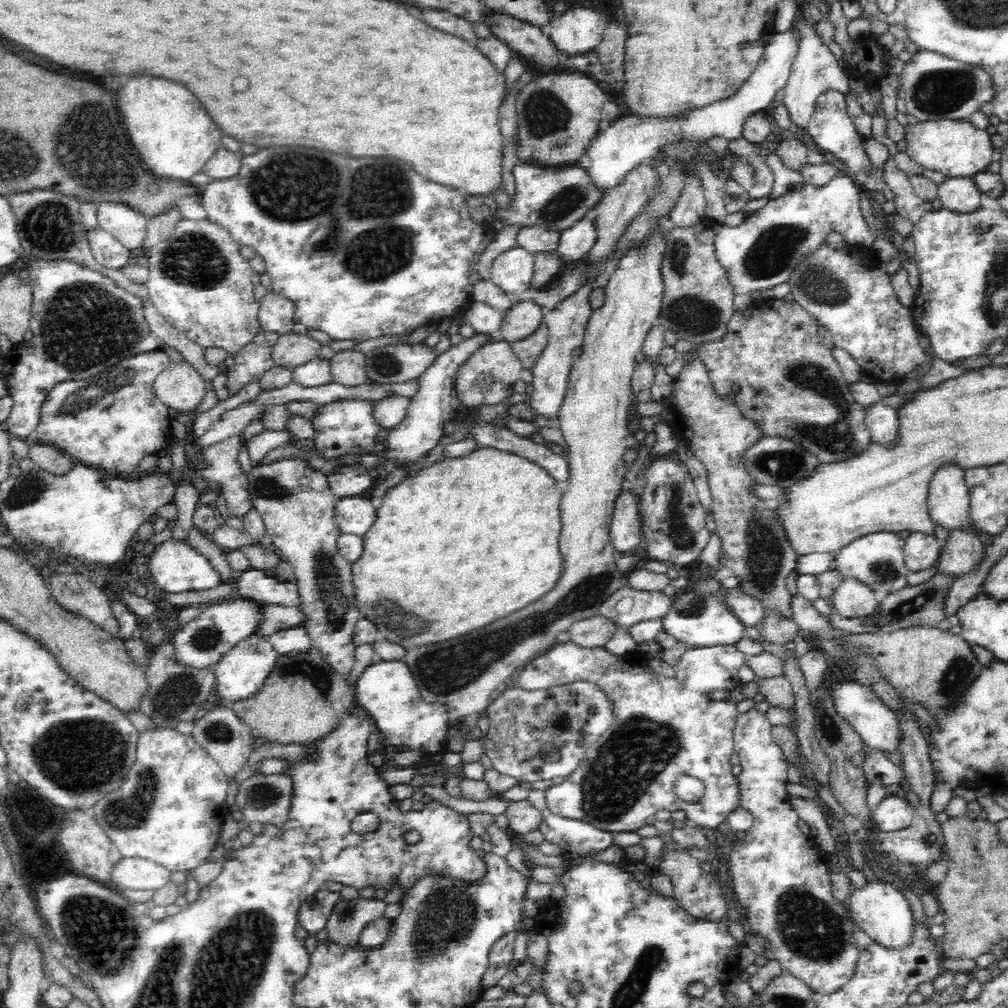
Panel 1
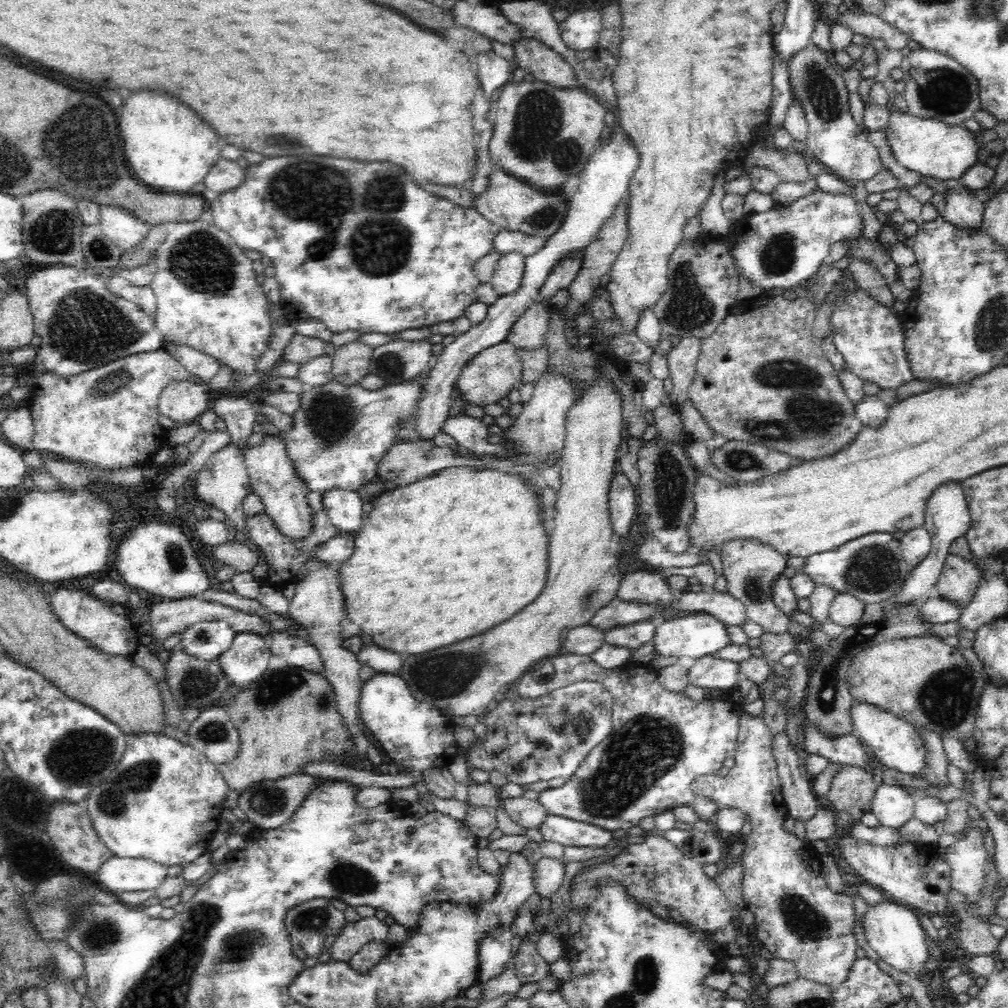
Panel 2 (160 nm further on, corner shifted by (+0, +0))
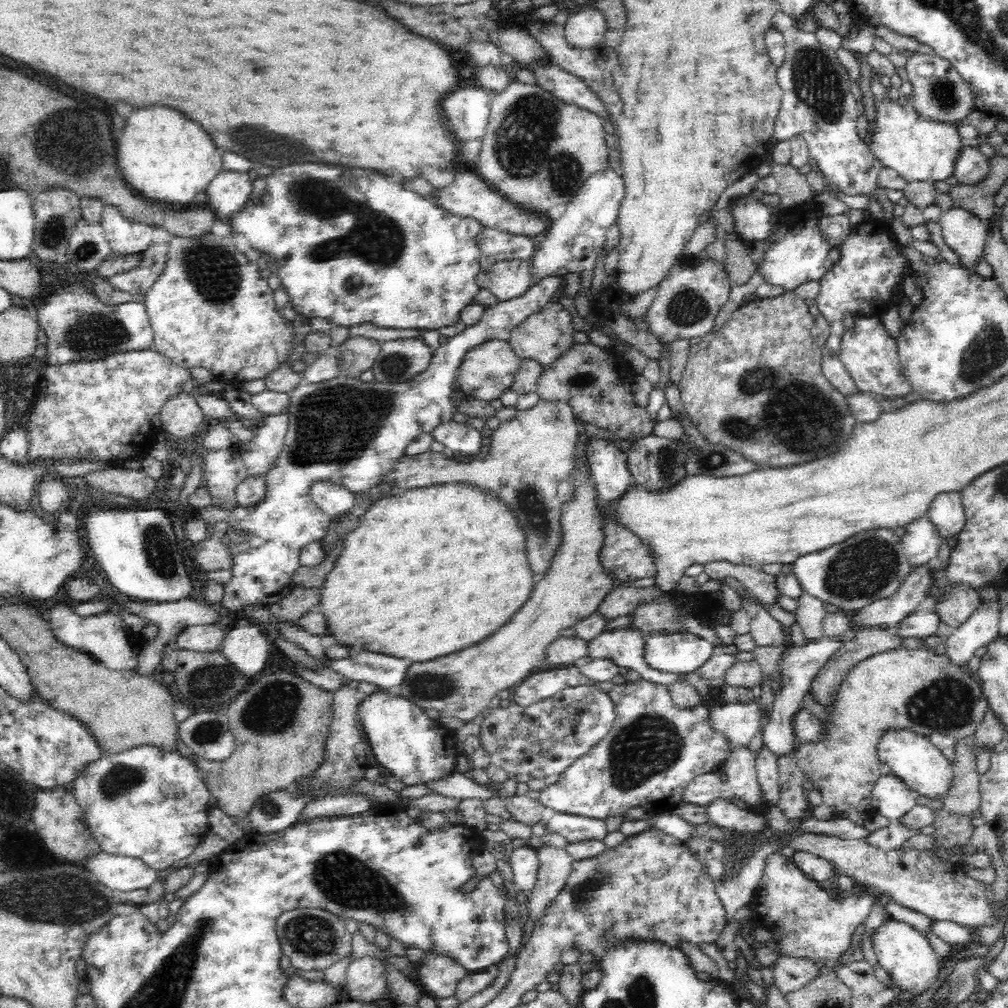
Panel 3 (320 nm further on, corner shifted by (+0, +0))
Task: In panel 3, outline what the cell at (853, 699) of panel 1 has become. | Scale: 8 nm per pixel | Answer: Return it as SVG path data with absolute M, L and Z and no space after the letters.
M886 730L878 738L878 757L911 790L930 800L943 801L954 778L954 766L926 735L913 730Z

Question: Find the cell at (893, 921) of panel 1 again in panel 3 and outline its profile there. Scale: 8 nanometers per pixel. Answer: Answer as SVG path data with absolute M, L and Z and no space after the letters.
M888 918L880 928L874 931L872 939L878 964L892 977L895 986L902 992L922 994L932 988L944 961L930 947L926 936L908 923L900 922L896 918Z

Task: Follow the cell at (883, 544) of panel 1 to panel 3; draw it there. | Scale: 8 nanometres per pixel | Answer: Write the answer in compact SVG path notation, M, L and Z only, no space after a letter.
M892 529L865 530L847 538L845 542L835 544L836 546L798 558L792 563L792 573L798 579L804 593L811 594L826 605L834 604L838 608L853 612L868 606L875 600L892 596L913 569L906 562L904 563L904 558L900 560L895 554L898 550L904 551L900 540L901 537L897 536Z

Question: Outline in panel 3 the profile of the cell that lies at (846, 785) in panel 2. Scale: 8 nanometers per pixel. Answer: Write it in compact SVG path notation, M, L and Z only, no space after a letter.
M897 647L862 659L846 673L834 702L827 710L830 720L823 722L823 735L811 743L799 743L792 756L811 786L822 793L823 803L834 808L836 816L863 825L864 820L873 813L871 792L878 778L882 777L876 746L883 731L913 730L926 736L939 732L955 739L970 737L975 734L988 708L978 677L969 670L958 668L948 654L937 654L937 651L922 648Z

